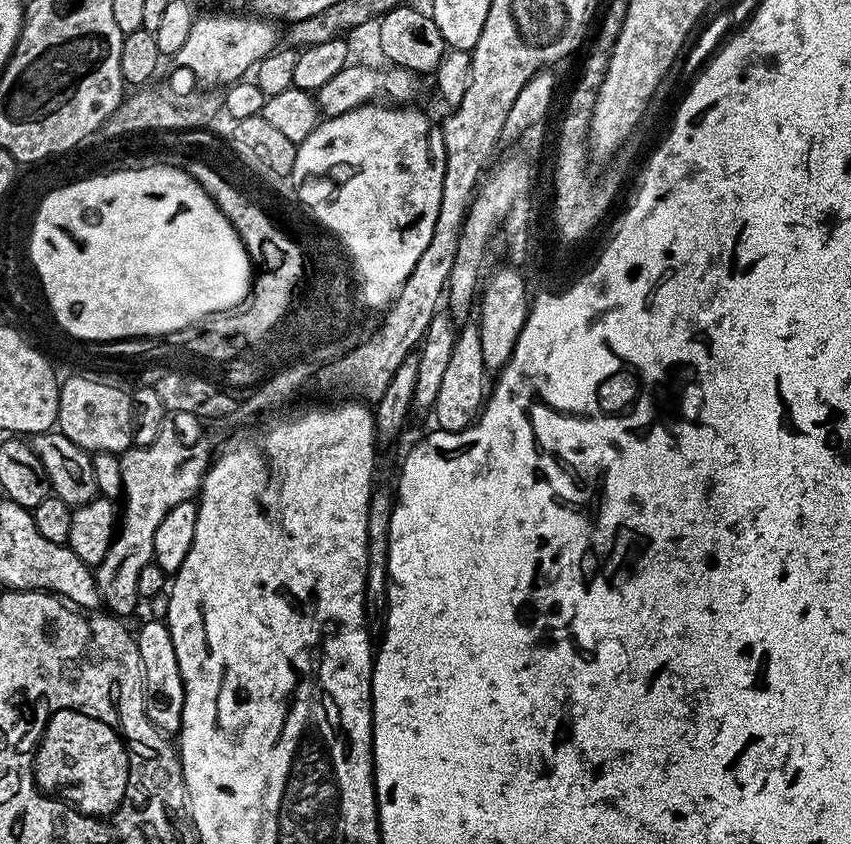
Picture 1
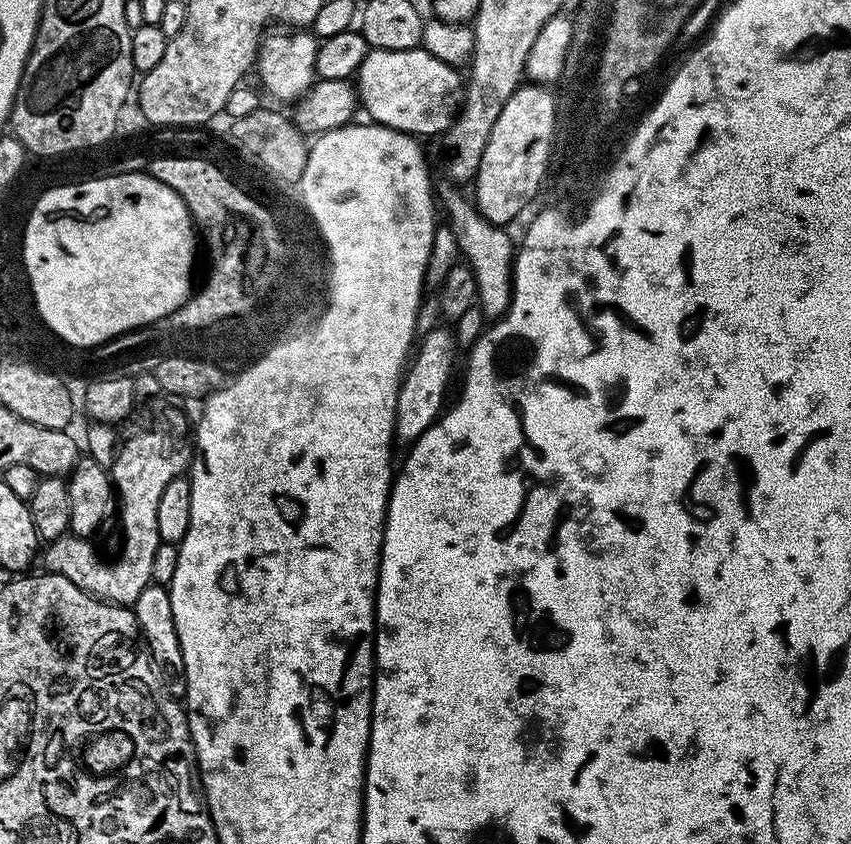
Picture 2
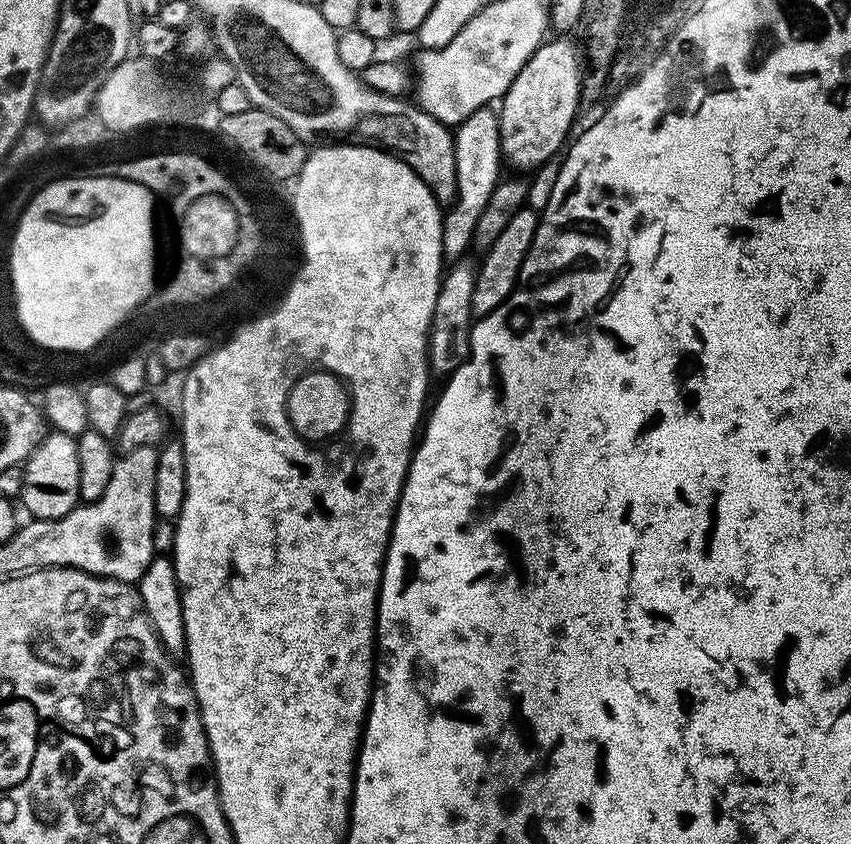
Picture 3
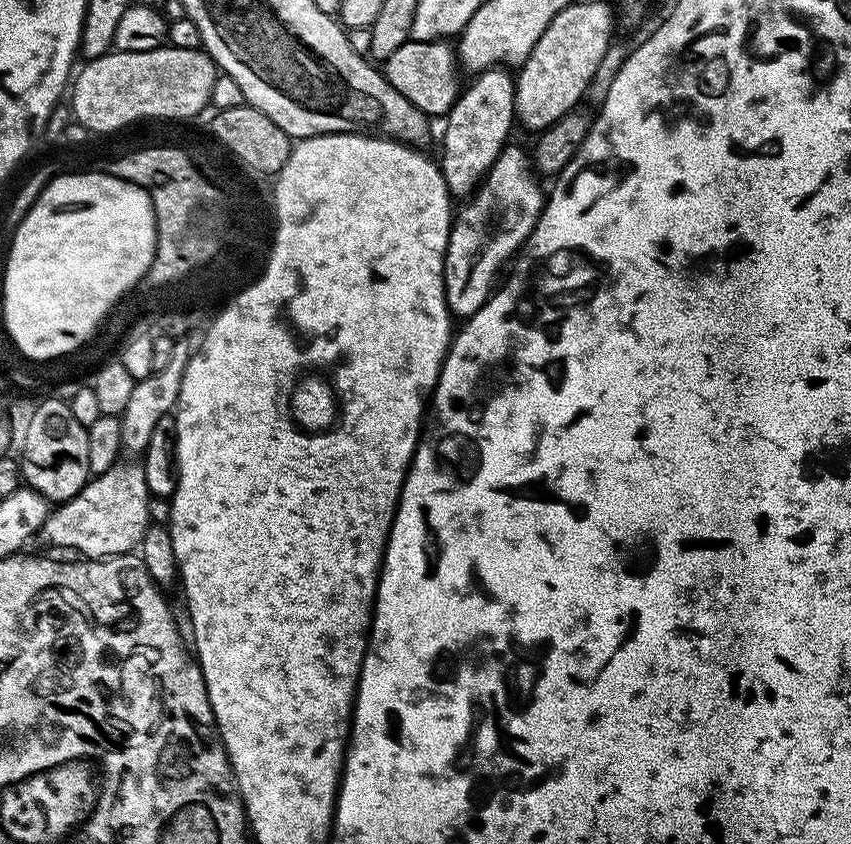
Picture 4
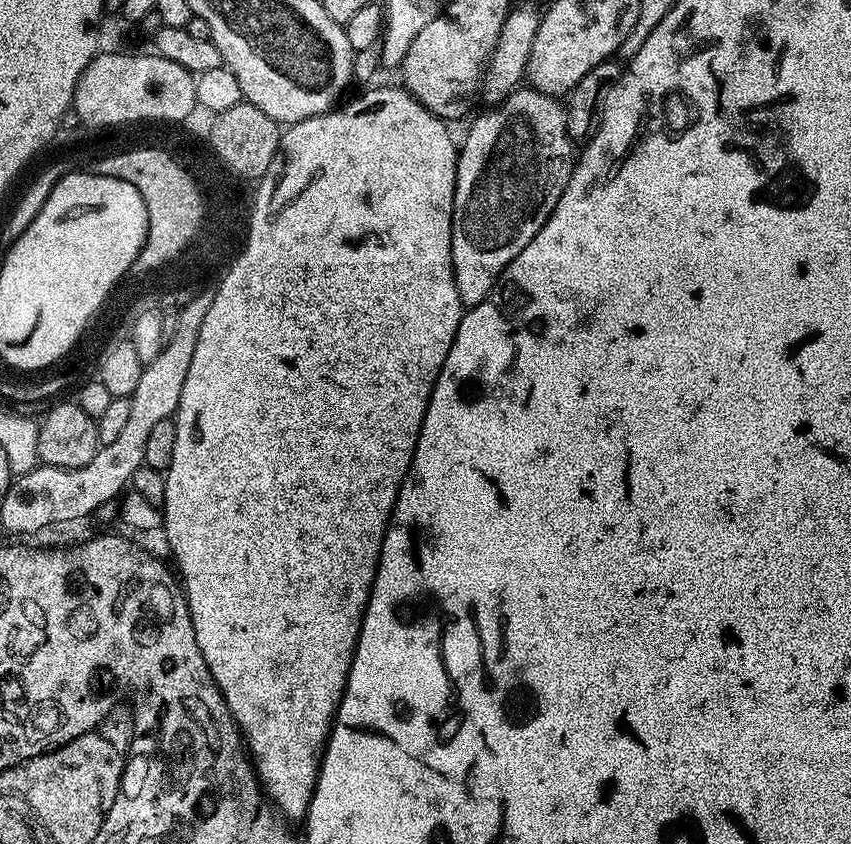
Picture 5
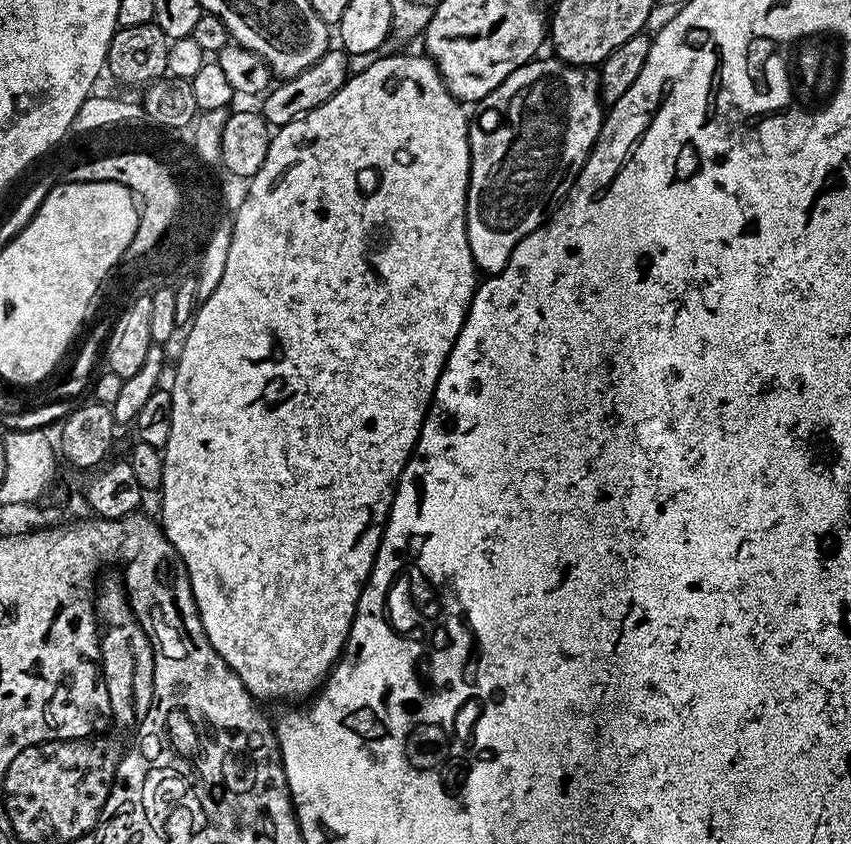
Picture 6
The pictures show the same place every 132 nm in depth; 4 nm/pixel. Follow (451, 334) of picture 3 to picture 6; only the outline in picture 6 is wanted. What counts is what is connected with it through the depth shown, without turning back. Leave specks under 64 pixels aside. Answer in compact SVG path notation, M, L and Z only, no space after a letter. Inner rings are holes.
M537 58L514 70L502 86L478 101L476 116L474 112L468 121L470 170L466 238L476 267L484 274L502 271L506 262L510 262L514 246L544 223L553 207L552 199L559 192L564 194L571 189L580 167L600 137L602 89L599 75L591 67L565 64L559 58L551 59Z

